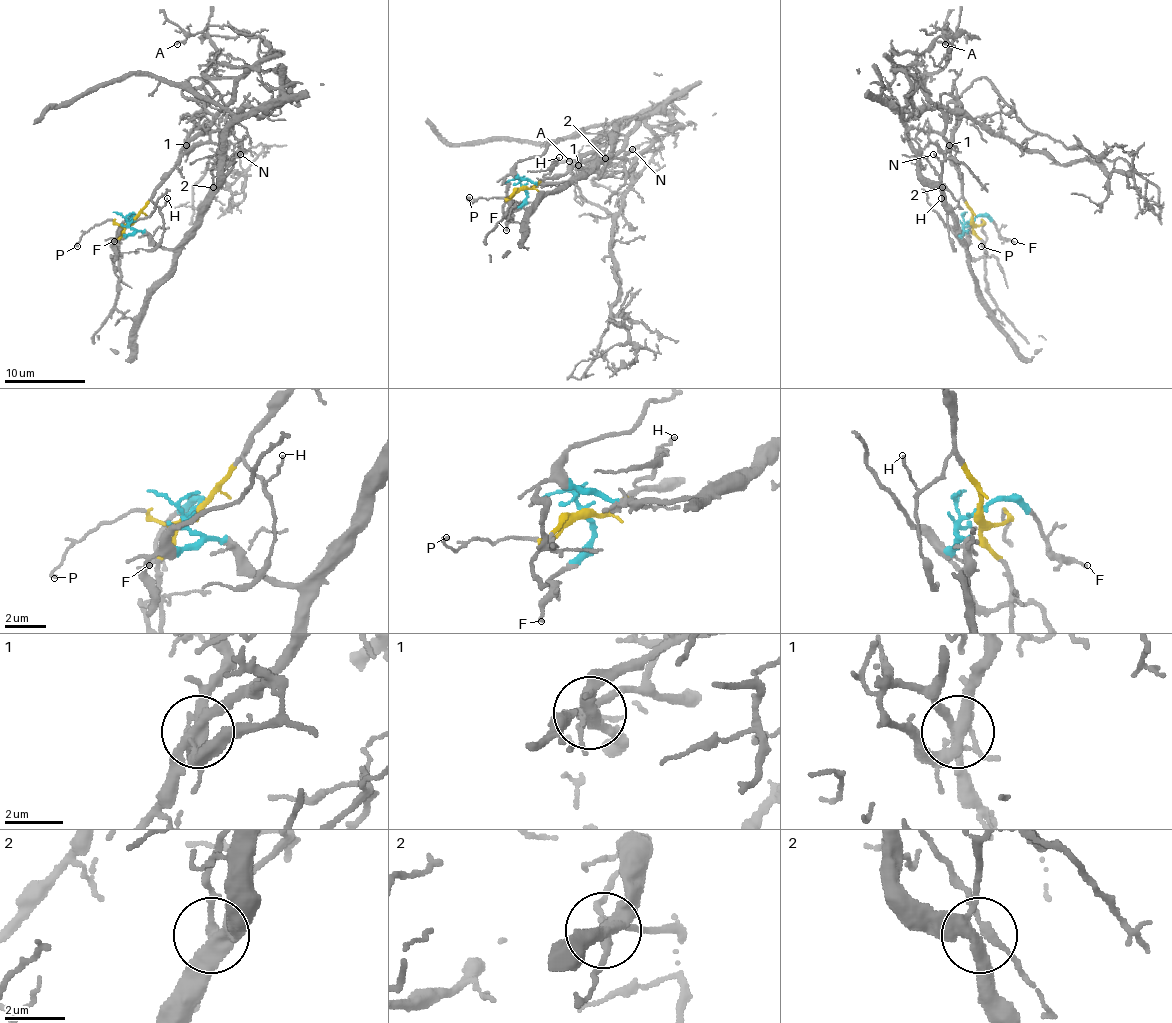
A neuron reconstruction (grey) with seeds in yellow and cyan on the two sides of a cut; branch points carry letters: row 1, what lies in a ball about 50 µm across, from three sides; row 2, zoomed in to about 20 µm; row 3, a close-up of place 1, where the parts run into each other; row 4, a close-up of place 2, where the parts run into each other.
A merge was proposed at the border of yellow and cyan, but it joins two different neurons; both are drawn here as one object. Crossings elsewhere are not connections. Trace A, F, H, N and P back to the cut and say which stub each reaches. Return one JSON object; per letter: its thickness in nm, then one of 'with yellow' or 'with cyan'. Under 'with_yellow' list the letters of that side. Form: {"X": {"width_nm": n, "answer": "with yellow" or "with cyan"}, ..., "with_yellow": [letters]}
{"A": {"width_nm": 160, "answer": "with yellow"}, "F": {"width_nm": 190, "answer": "with cyan"}, "H": {"width_nm": 120, "answer": "with yellow"}, "N": {"width_nm": 140, "answer": "with cyan"}, "P": {"width_nm": 120, "answer": "with yellow"}, "with_yellow": ["A", "H", "P"]}

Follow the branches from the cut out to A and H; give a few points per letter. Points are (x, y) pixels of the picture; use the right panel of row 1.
A: (970, 219), (962, 175), (944, 139), (944, 112), (918, 78), (948, 60), (954, 37), (948, 33), (944, 43)
H: (970, 219), (972, 209), (962, 199), (948, 211), (942, 197)

